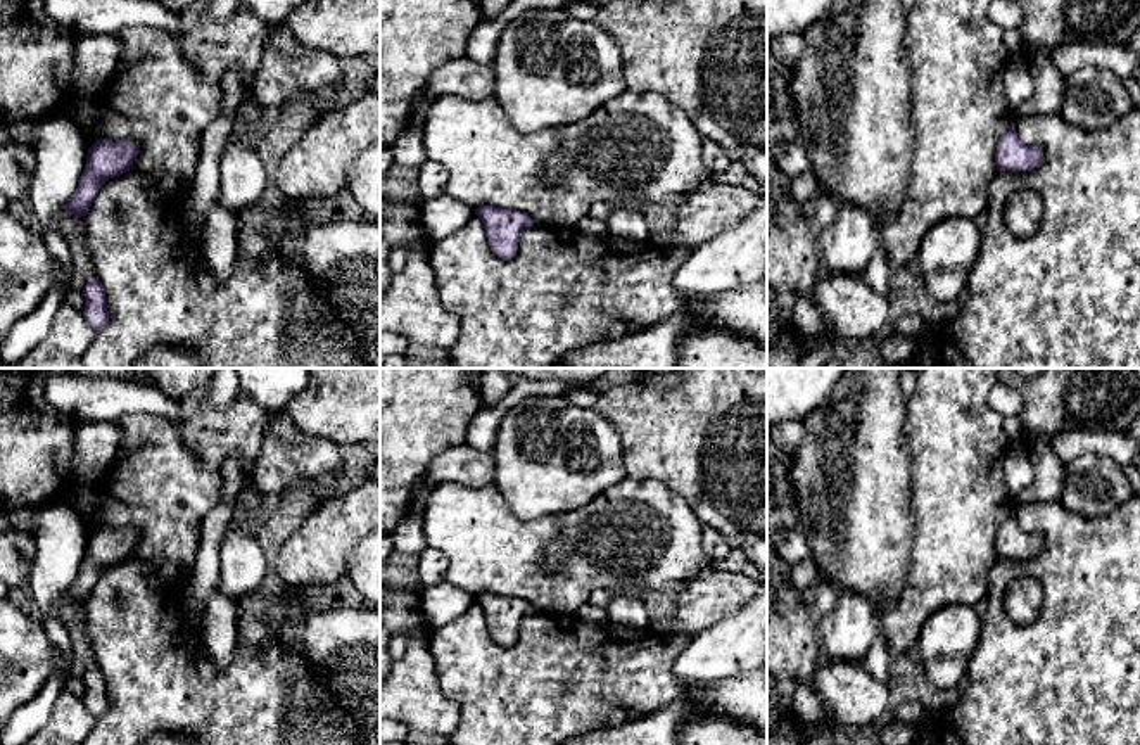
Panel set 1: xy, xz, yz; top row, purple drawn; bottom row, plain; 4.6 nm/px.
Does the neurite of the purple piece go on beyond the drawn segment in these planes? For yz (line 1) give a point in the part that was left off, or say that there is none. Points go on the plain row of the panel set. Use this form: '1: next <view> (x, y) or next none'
1: next none

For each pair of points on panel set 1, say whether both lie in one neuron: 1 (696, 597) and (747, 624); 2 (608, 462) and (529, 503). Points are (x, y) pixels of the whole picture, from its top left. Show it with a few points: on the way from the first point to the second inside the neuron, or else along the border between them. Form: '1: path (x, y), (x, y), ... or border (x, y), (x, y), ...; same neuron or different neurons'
1: border (748, 600), (728, 617), (693, 635); different neurons
2: path (589, 462), (574, 462), (548, 484); same neuron

